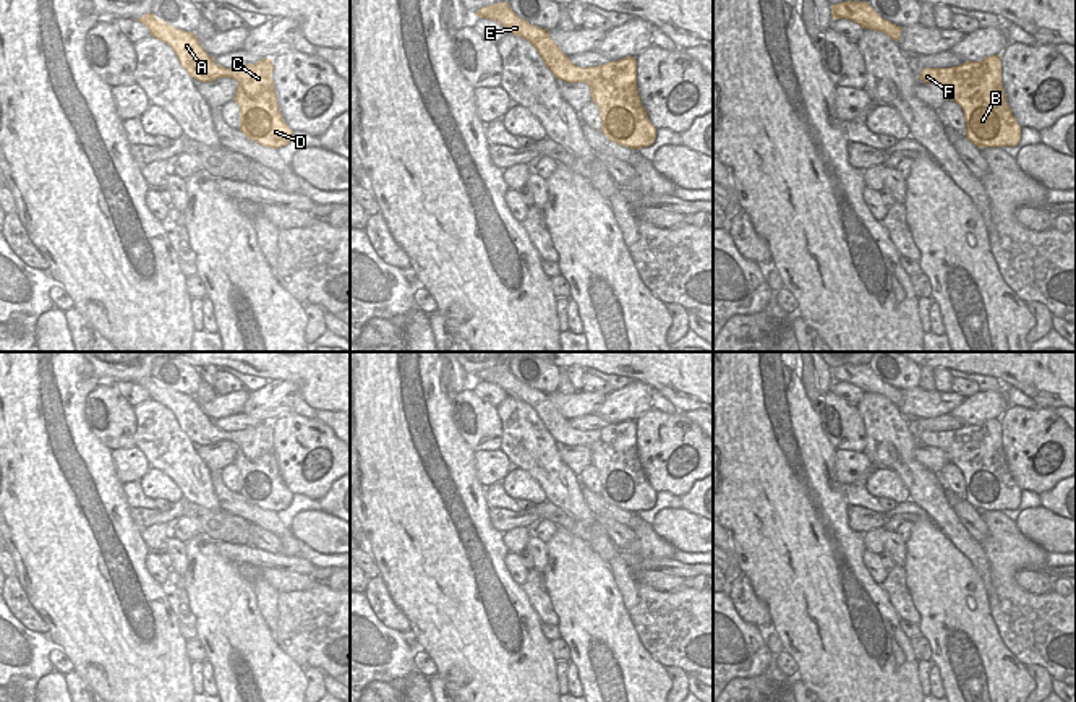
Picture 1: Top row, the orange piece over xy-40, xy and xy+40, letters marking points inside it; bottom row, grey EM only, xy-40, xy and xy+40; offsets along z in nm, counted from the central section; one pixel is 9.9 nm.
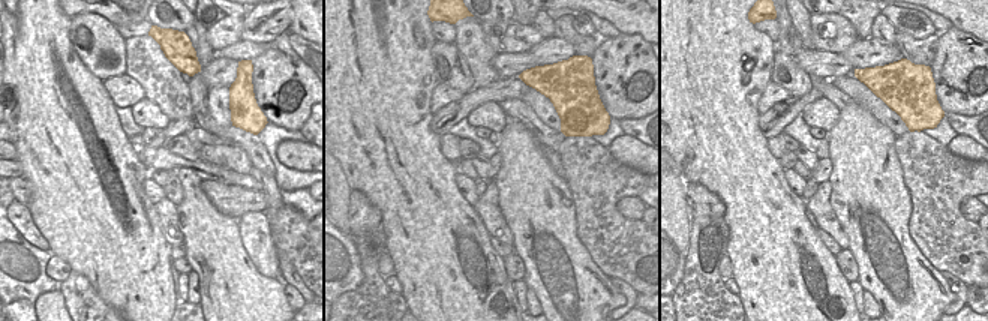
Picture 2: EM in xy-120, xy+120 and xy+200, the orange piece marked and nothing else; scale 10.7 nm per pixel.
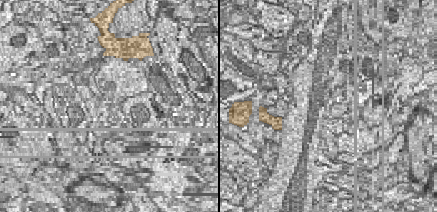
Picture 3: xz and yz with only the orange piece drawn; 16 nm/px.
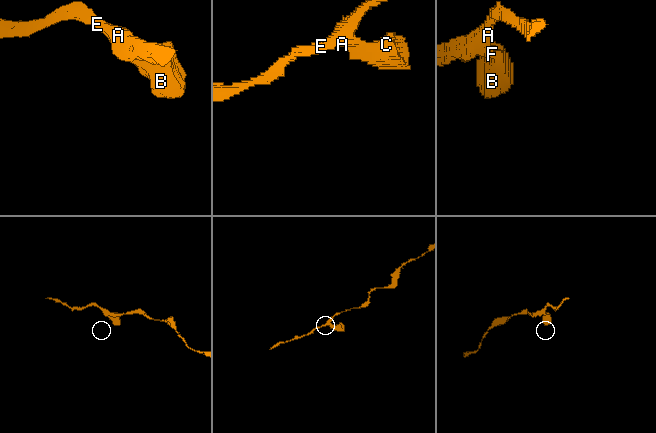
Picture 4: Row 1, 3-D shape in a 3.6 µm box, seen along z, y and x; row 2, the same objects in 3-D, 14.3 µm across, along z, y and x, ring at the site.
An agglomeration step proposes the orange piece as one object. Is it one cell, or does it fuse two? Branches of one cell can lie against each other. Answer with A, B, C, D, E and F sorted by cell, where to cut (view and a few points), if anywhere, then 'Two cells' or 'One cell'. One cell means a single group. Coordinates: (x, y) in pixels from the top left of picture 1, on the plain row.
Groups: A B C D E F. No split. One cell

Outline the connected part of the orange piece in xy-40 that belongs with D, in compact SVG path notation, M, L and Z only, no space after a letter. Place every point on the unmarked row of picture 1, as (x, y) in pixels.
M146 376L136 384L143 386L152 400L173 412L180 428L191 441L201 446L233 441L238 446L233 464L240 470L240 494L248 503L274 512L290 506L293 494L279 473L272 422L263 422L246 430L224 431L201 410L194 396L173 391L152 376Z

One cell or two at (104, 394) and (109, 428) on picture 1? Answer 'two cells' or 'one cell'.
one cell

